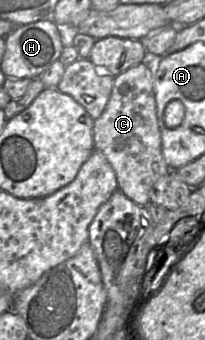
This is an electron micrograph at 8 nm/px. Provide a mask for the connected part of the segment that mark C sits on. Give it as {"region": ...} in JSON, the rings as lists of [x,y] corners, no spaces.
{"region":[[[148,59],[114,76],[106,108],[94,122],[93,140],[95,150],[106,157],[115,171],[118,189],[136,204],[147,208],[152,186],[170,172],[162,155],[154,93],[154,61]]]}

